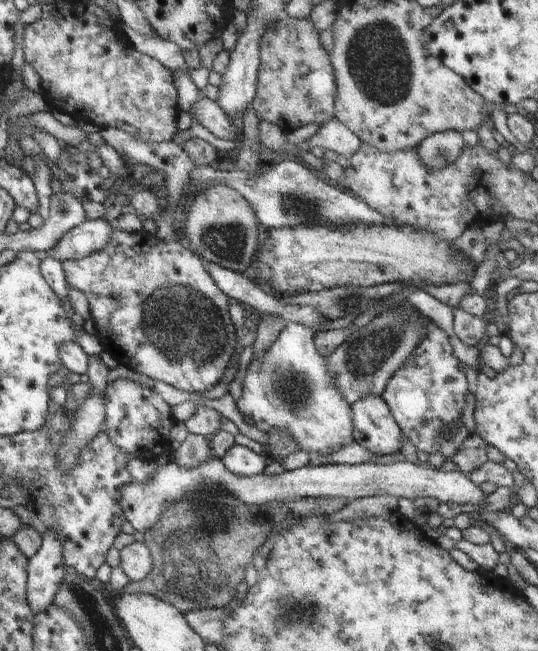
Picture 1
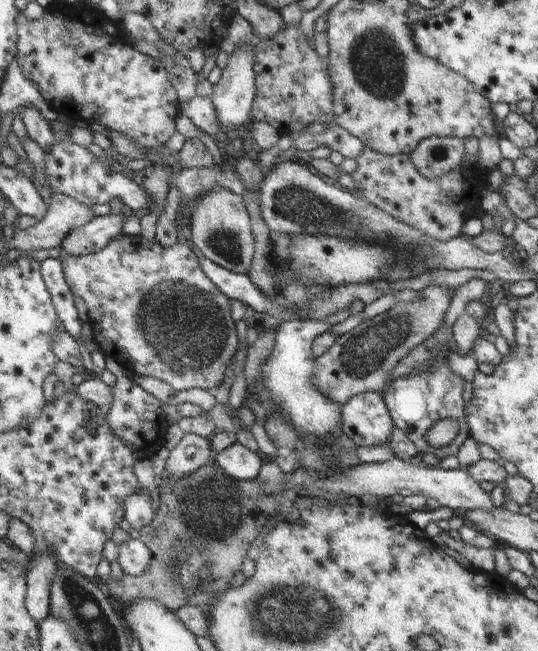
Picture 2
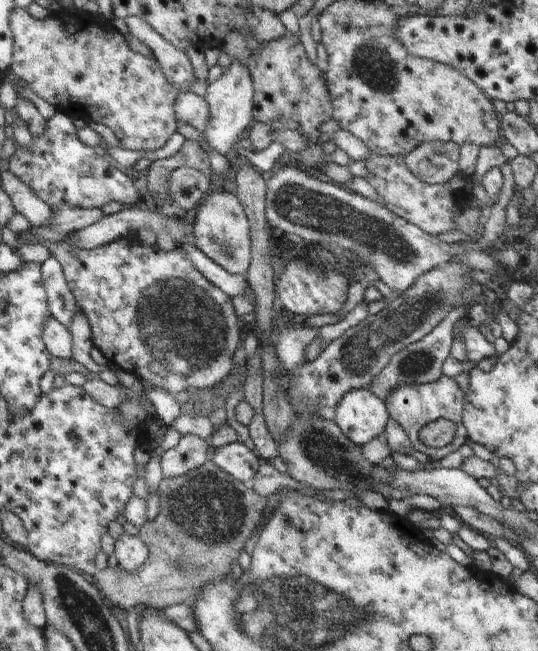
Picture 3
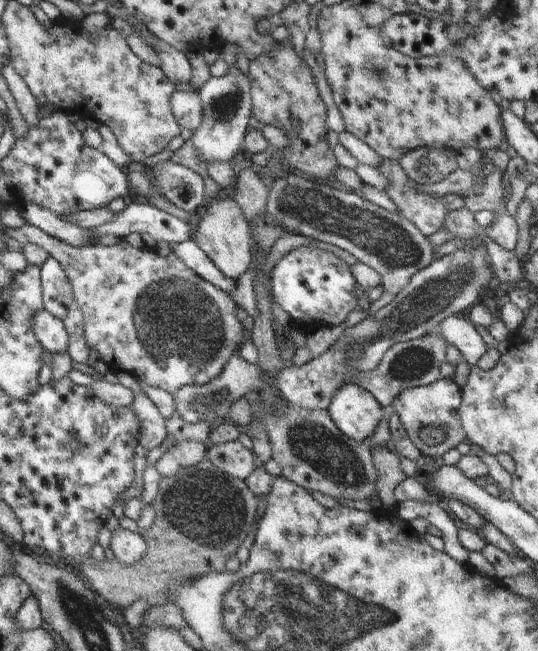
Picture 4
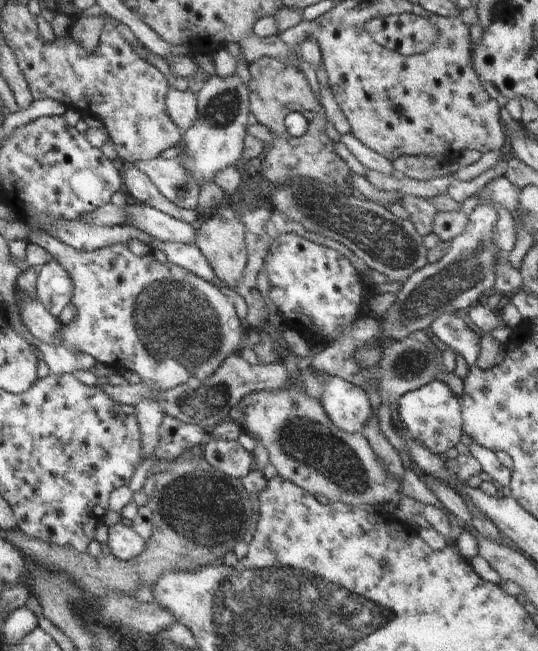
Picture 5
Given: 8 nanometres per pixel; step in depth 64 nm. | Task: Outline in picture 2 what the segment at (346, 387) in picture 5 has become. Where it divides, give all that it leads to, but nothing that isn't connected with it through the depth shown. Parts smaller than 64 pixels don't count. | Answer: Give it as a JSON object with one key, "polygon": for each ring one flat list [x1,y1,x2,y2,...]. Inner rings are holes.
{"polygon":[[365,392,341,404,344,435,357,446,378,446,390,443,395,424,381,395]]}

